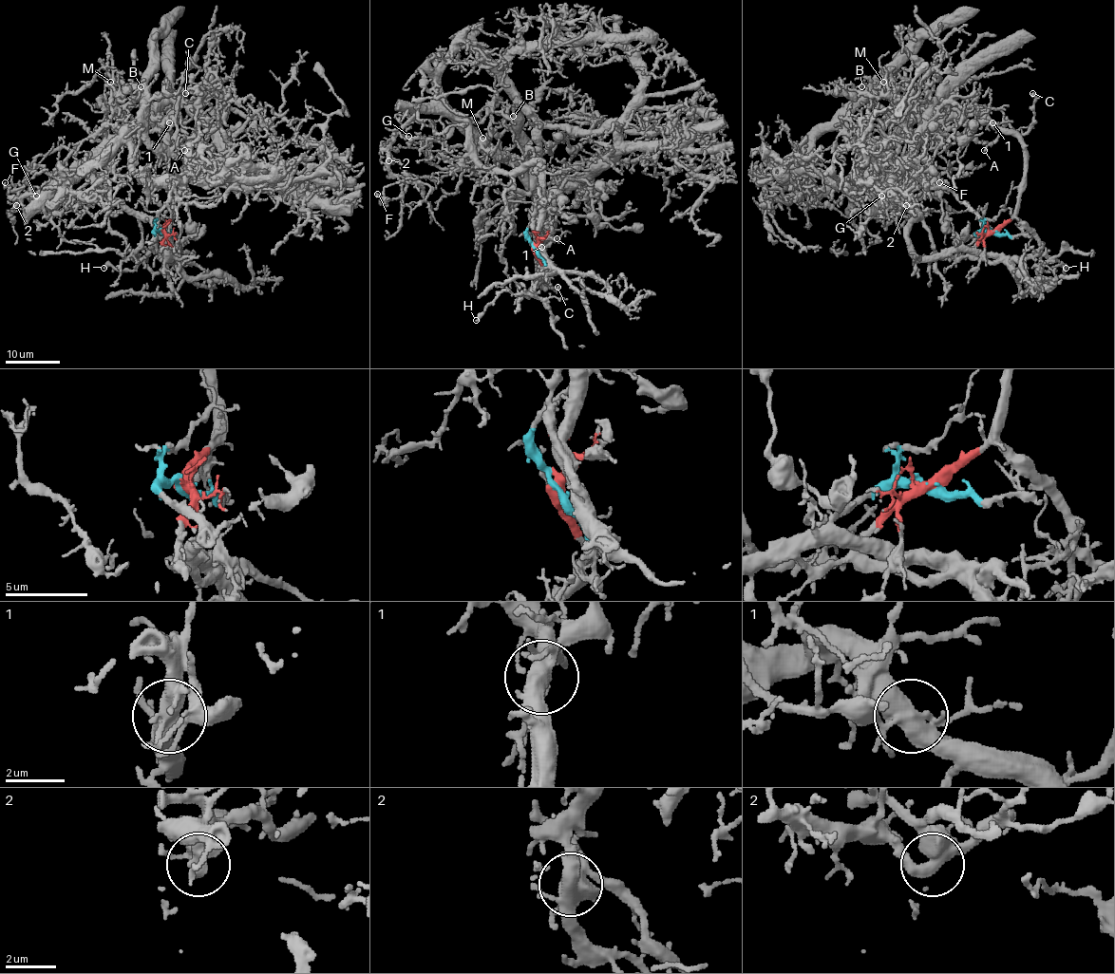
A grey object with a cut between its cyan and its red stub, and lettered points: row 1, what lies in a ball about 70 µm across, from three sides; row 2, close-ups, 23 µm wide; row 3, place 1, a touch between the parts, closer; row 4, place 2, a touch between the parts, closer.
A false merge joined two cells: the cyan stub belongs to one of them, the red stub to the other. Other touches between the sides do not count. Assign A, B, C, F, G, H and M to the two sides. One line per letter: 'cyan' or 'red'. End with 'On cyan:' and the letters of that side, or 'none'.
A: red
B: red
C: red
F: cyan
G: cyan
H: red
M: cyan
On cyan: F, G, M

